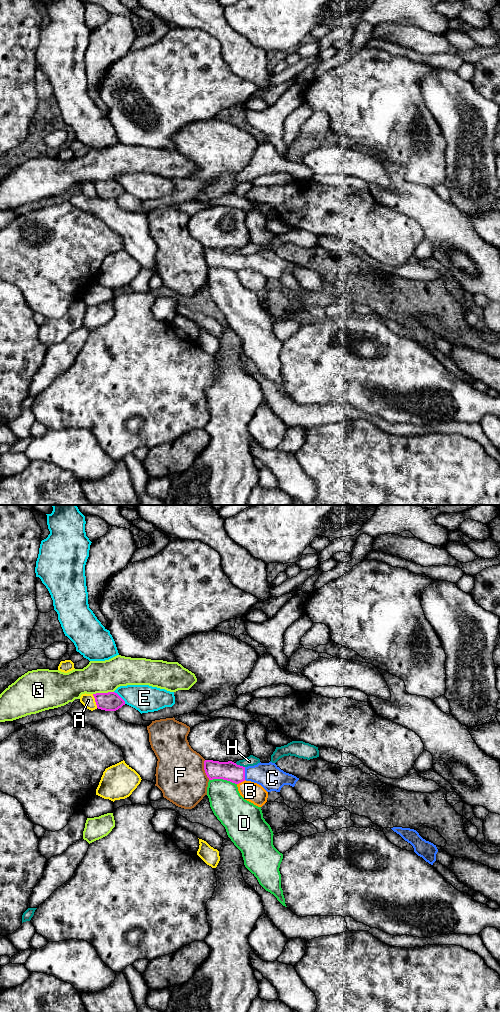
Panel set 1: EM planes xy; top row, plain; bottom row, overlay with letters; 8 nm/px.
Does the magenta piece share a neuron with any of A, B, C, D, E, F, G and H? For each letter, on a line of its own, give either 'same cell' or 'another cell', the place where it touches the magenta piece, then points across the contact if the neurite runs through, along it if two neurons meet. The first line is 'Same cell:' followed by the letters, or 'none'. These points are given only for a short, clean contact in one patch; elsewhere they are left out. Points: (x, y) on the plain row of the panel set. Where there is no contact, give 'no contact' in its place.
Same cell: C
A: another cell | xy (95, 189) | along xy (92, 182), (97, 195)
B: another cell | xy (241, 269)
C: same cell | xy (244, 261)
D: another cell | xy (223, 267) | along xy (209, 267), (226, 267), (236, 272)
E: another cell | xy (120, 185)
F: another cell | xy (204, 257)
G: another cell | xy (103, 181)
H: another cell | xy (239, 253)

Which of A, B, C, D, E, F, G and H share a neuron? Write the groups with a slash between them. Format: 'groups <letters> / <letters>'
groups A / B / C / D / E / F / G / H

